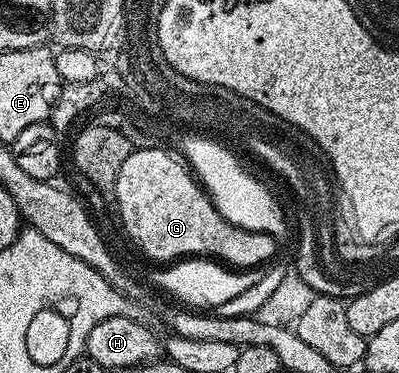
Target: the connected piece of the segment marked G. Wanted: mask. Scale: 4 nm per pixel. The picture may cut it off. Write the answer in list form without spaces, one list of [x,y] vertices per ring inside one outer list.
[[[165,148],[131,153],[124,166],[120,166],[118,200],[122,200],[122,212],[117,219],[150,260],[177,262],[183,258],[213,258],[235,270],[245,270],[266,266],[274,251],[280,248],[279,241],[268,234],[232,226],[216,210],[190,168]]]

